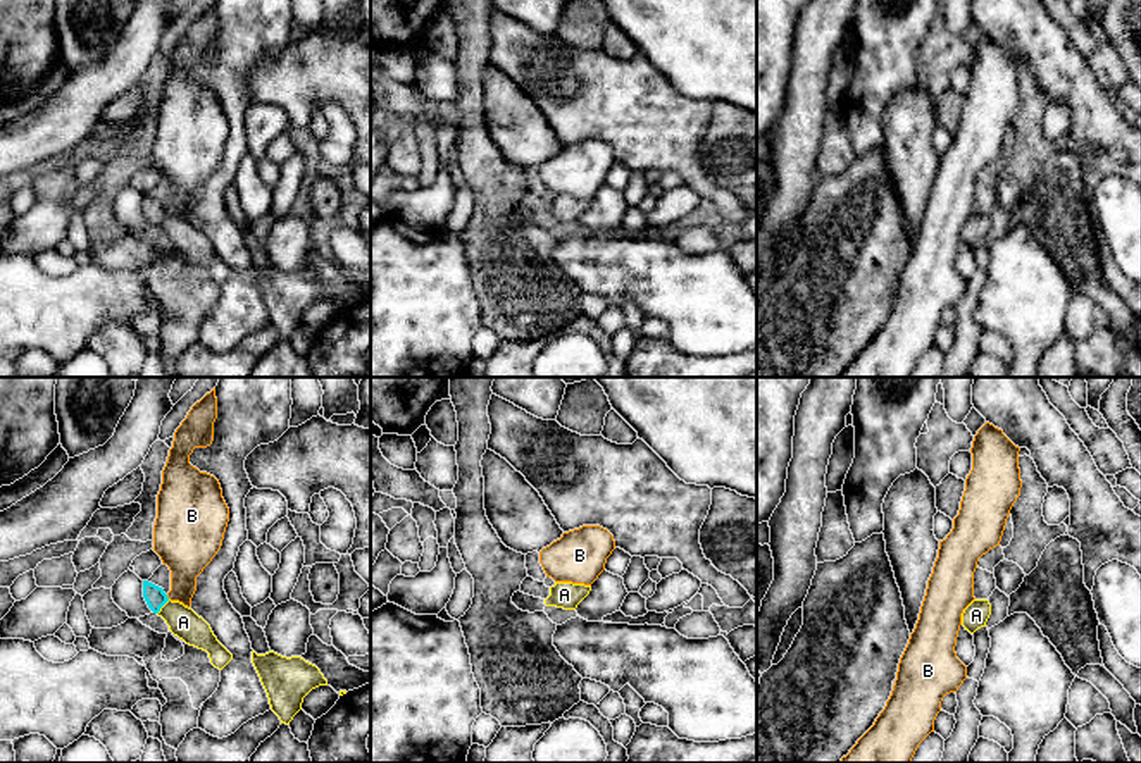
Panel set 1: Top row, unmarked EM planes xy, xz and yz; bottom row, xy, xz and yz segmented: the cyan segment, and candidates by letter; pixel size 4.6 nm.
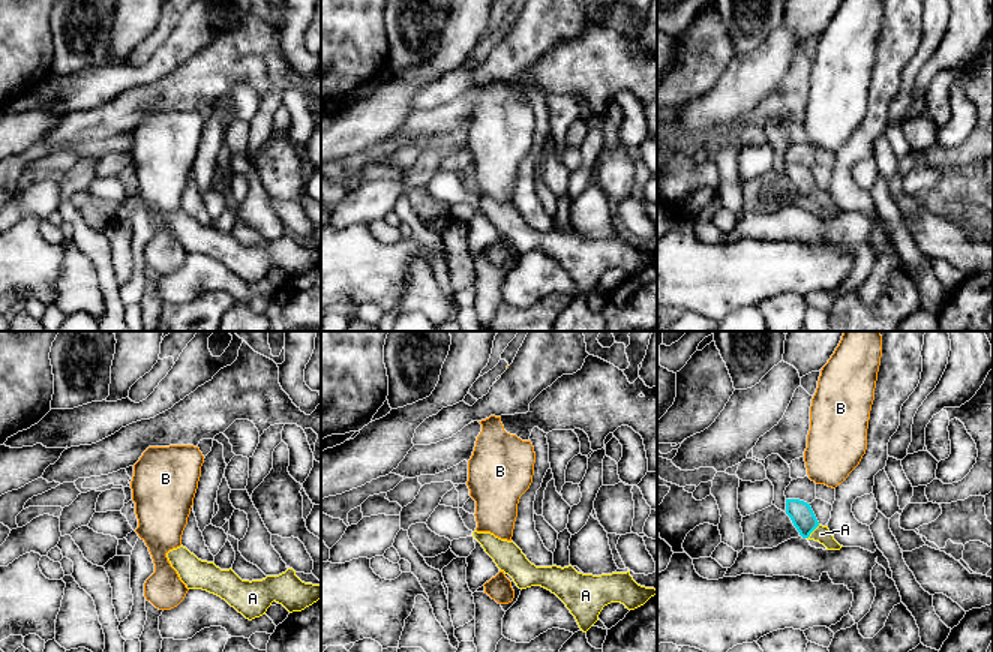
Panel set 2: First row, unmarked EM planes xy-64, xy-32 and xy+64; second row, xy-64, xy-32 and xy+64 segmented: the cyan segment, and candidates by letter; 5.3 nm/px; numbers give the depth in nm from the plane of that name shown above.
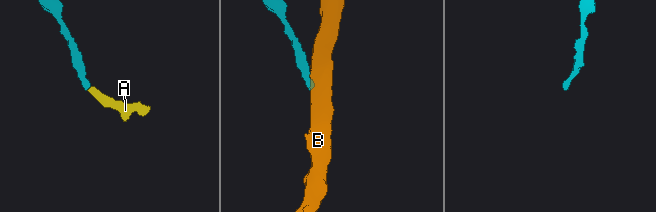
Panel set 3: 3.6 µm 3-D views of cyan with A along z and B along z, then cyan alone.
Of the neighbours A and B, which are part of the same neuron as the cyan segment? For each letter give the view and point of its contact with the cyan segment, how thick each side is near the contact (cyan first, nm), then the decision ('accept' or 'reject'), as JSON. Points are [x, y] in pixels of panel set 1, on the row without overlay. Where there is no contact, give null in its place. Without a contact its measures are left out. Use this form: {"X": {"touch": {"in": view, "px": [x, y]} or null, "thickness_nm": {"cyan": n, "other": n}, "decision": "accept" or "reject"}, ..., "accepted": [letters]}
{"A": {"touch": {"in": "xy", "px": [162, 219]}, "thickness_nm": {"cyan": 100, "other": 140}, "decision": "accept"}, "B": {"touch": {"in": "xy", "px": [166, 210]}, "thickness_nm": {"cyan": 100, "other": 240}, "decision": "reject"}, "accepted": ["A"]}

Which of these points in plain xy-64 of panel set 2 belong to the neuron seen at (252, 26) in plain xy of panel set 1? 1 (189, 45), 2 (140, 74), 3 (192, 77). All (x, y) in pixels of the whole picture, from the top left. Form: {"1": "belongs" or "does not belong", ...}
{"1": "belongs", "2": "belongs", "3": "does not belong"}

